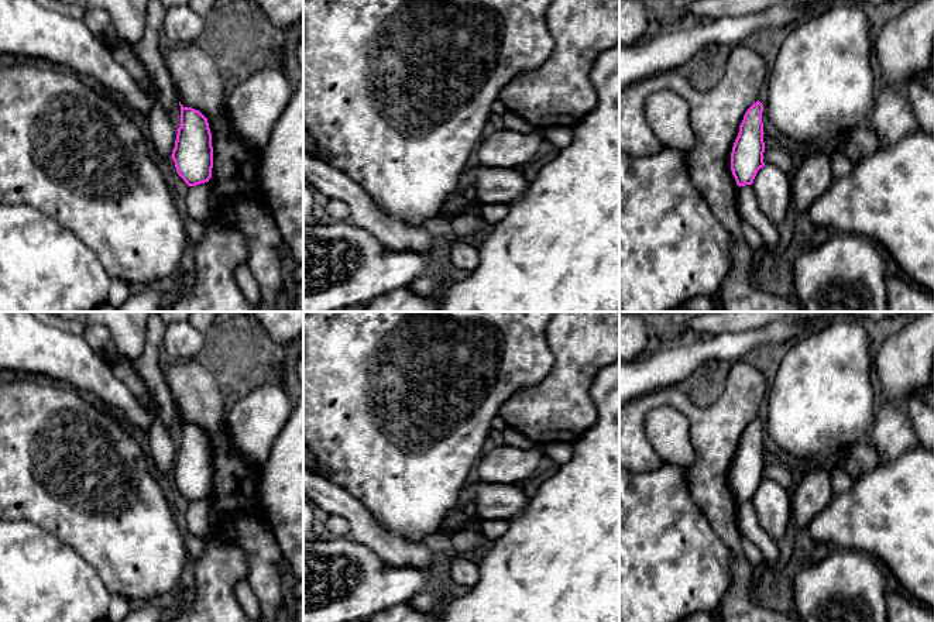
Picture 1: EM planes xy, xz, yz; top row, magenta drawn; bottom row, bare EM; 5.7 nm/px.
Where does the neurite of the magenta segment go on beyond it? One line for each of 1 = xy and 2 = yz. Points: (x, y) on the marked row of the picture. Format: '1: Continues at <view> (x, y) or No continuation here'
1: No continuation here
2: No continuation here

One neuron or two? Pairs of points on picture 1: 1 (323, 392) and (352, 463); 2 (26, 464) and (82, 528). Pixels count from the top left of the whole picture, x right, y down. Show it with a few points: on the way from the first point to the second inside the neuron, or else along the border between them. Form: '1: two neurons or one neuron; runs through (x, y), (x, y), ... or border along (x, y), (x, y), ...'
1: one neuron; runs through (332, 409), (352, 429), (352, 446)
2: one neuron; runs through (31, 481), (65, 511)

